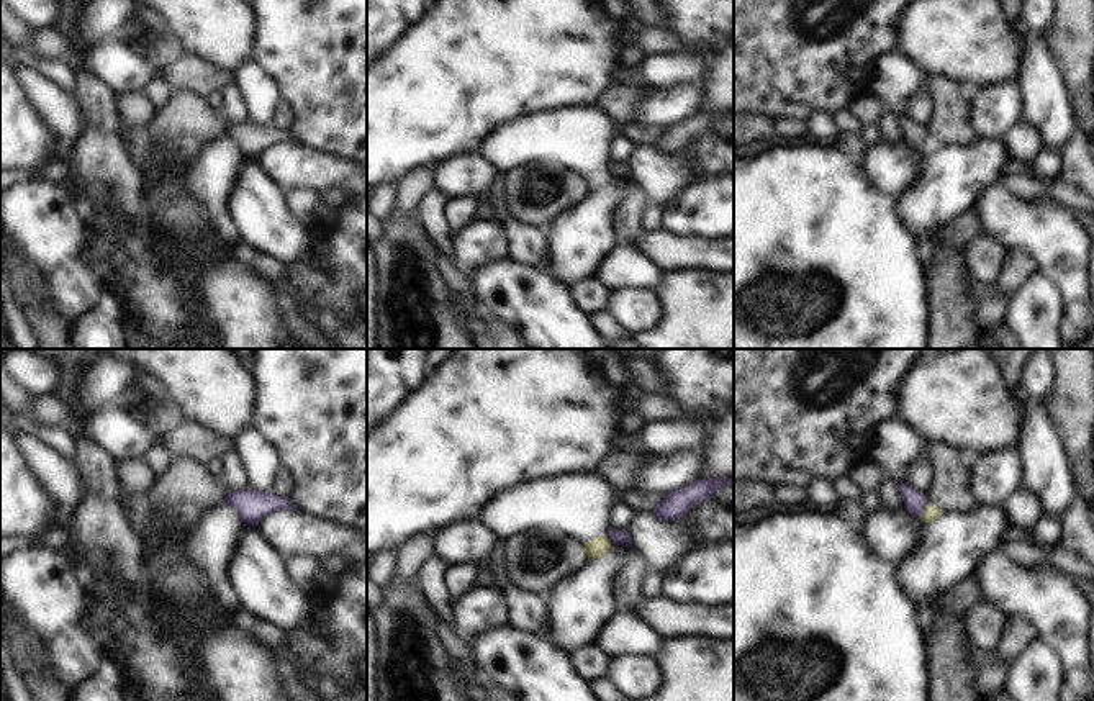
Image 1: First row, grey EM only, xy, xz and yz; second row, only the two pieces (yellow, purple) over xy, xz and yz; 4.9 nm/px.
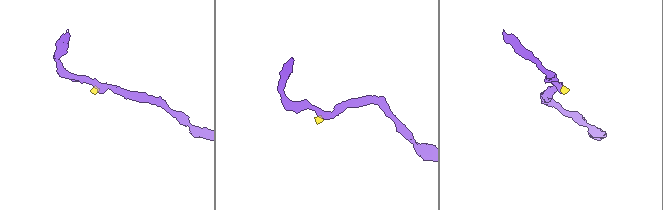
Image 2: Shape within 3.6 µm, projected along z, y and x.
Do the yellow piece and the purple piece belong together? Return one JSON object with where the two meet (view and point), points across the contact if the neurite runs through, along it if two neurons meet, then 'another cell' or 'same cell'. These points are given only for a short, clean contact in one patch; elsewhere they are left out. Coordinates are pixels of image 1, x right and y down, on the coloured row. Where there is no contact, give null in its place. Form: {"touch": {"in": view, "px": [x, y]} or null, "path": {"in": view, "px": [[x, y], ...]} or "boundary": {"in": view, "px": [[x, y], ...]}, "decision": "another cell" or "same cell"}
{"touch": {"in": "yz", "px": [924, 511]}, "boundary": {"in": "yz", "px": [[929, 503], [919, 518]]}, "decision": "another cell"}

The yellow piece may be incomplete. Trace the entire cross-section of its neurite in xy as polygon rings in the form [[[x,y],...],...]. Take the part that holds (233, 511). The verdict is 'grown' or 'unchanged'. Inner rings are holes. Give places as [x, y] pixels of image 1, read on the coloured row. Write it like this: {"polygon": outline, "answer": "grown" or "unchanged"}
{"polygon": [[[226,503],[200,514],[180,547],[224,609],[237,609],[237,598],[228,578],[228,563],[237,545],[244,522]]], "answer": "grown"}

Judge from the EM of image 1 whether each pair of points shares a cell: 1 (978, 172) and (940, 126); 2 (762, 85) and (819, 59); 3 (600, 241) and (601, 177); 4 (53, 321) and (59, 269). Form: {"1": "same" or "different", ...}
{"1": "different", "2": "same", "3": "different", "4": "different"}

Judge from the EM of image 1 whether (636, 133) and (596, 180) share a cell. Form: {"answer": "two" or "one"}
{"answer": "two"}

